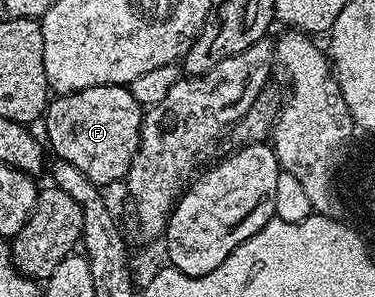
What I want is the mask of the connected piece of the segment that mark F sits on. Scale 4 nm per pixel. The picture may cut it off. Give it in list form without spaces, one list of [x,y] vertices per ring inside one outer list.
[[[128,86],[92,87],[76,91],[70,95],[57,95],[45,108],[43,124],[44,138],[49,138],[48,146],[53,146],[52,154],[67,161],[85,173],[105,189],[108,183],[117,183],[126,178],[131,169],[131,161],[139,149],[143,108],[129,91]]]

